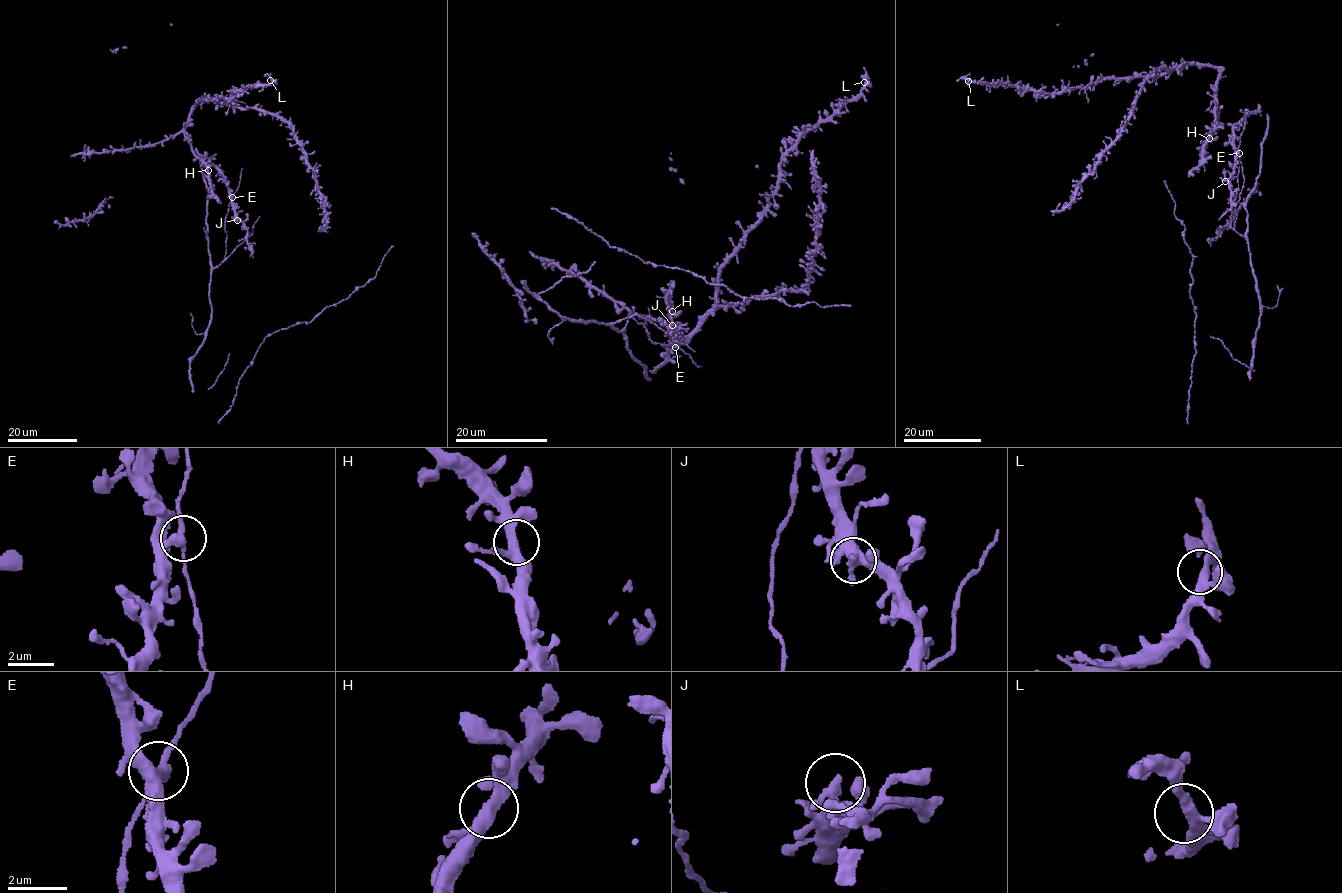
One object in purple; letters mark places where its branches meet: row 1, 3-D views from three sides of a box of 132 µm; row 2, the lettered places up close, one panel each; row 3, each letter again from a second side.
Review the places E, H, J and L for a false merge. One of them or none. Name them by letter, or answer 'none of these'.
none of these

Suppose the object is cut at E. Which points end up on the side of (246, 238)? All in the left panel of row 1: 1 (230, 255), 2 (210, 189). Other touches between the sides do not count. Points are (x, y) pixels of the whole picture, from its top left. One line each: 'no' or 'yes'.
1: yes
2: yes

